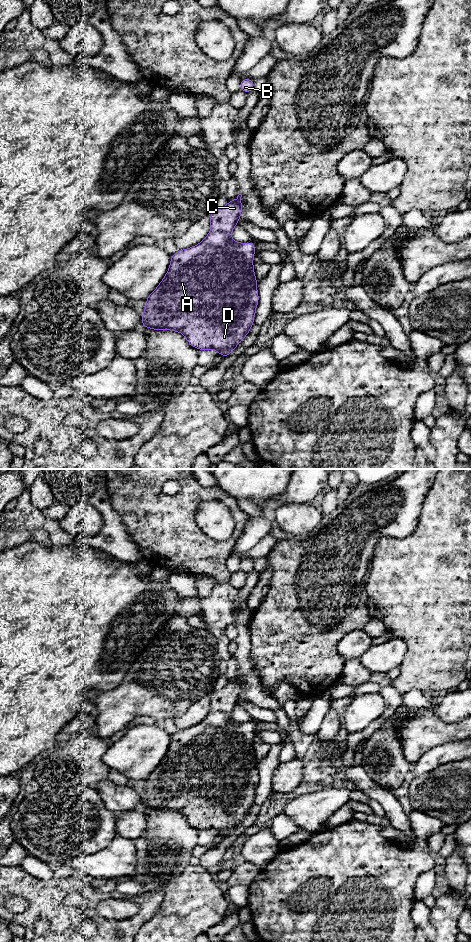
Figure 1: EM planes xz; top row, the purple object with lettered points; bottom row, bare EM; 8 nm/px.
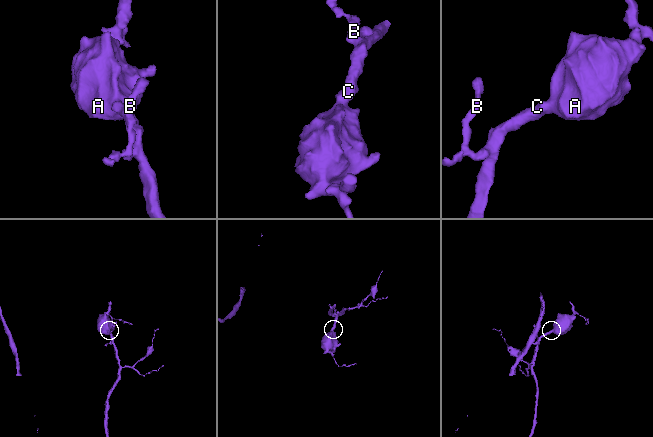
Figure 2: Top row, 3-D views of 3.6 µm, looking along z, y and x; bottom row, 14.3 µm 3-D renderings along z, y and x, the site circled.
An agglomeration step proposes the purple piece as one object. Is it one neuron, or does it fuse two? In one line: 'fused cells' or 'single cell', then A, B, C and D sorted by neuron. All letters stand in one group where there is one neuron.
single cell; groups A B C D

